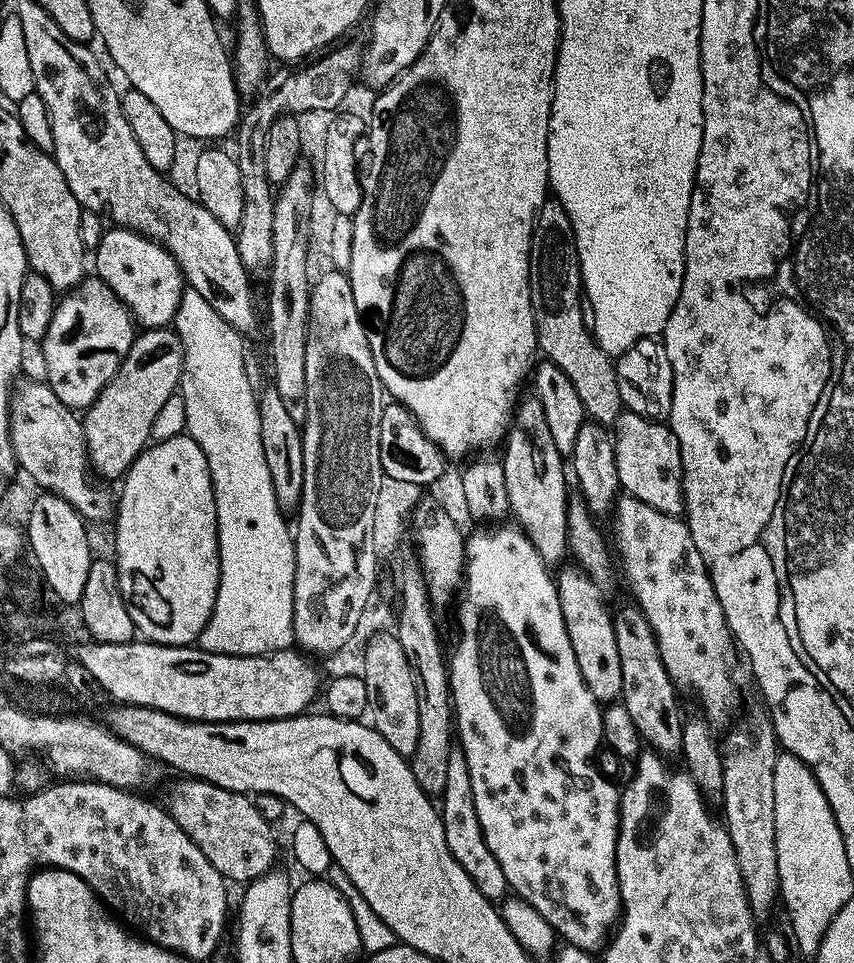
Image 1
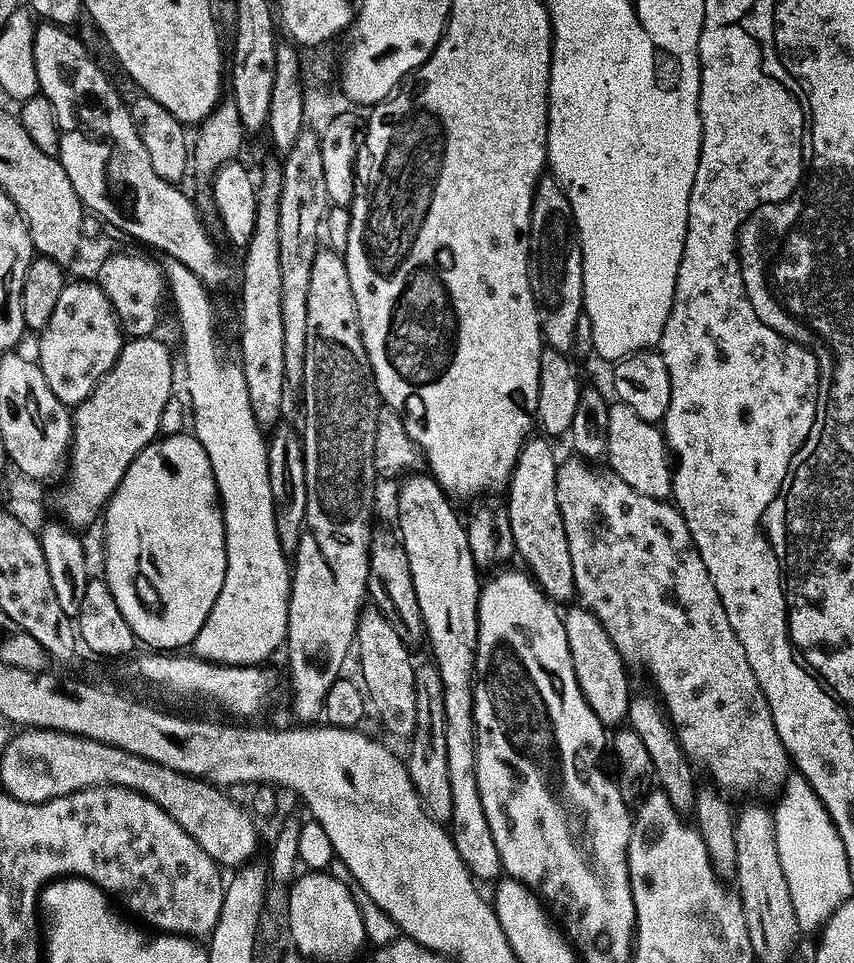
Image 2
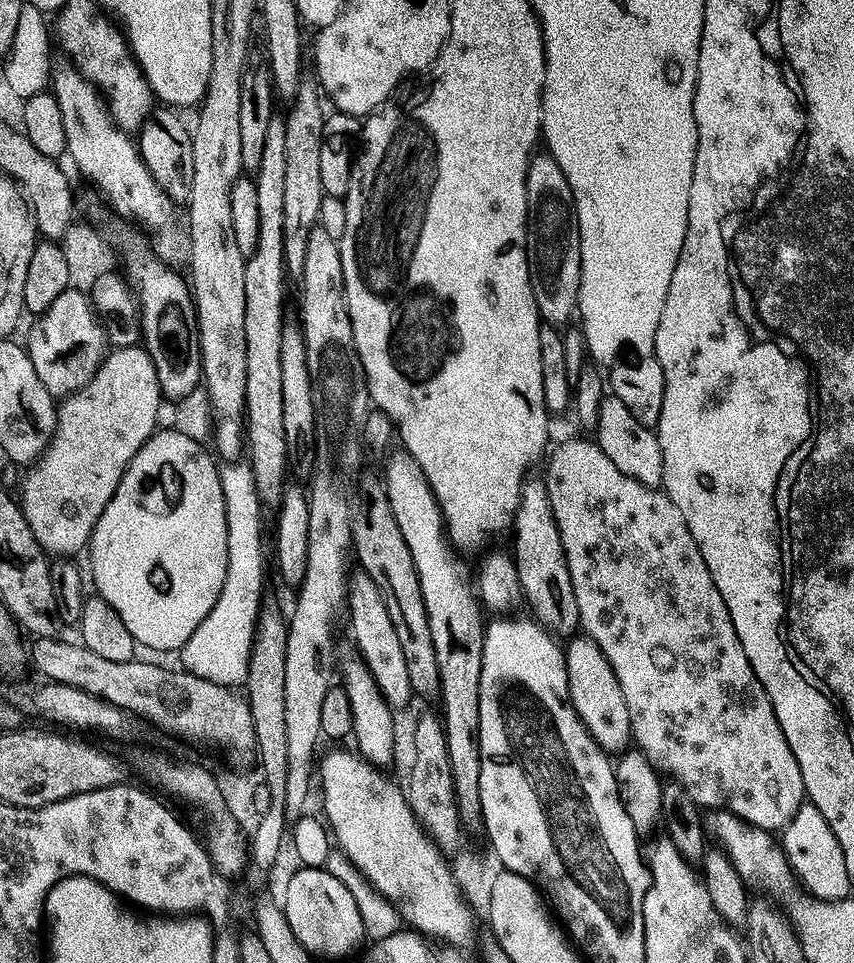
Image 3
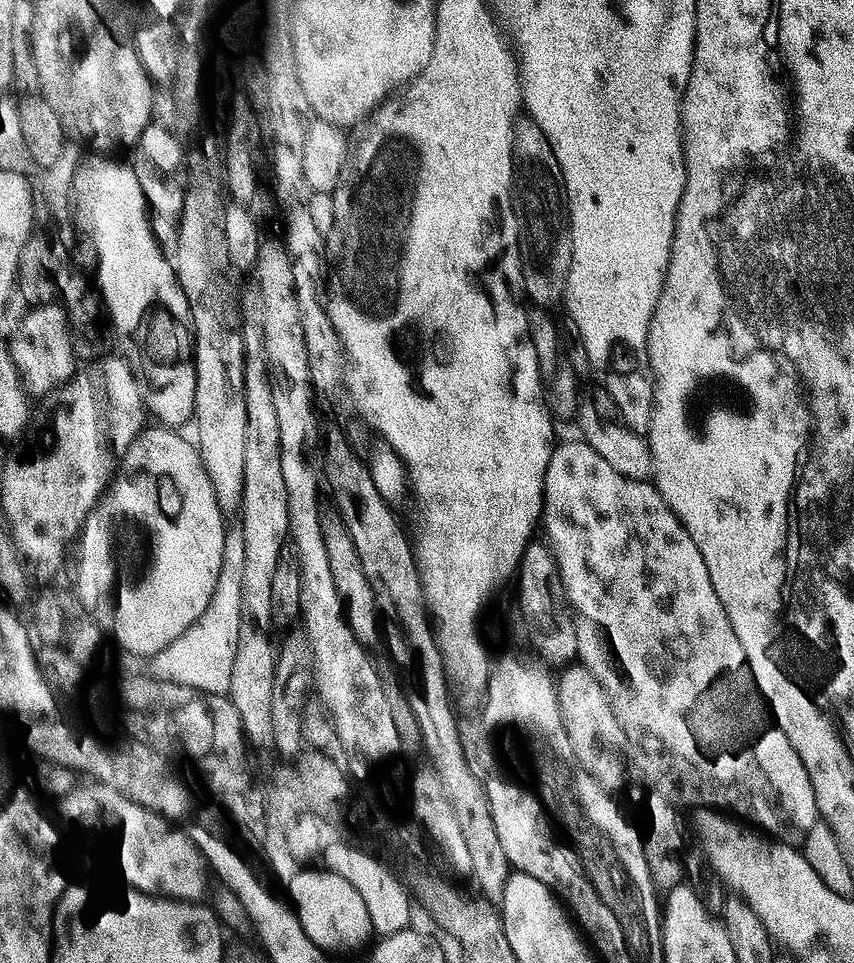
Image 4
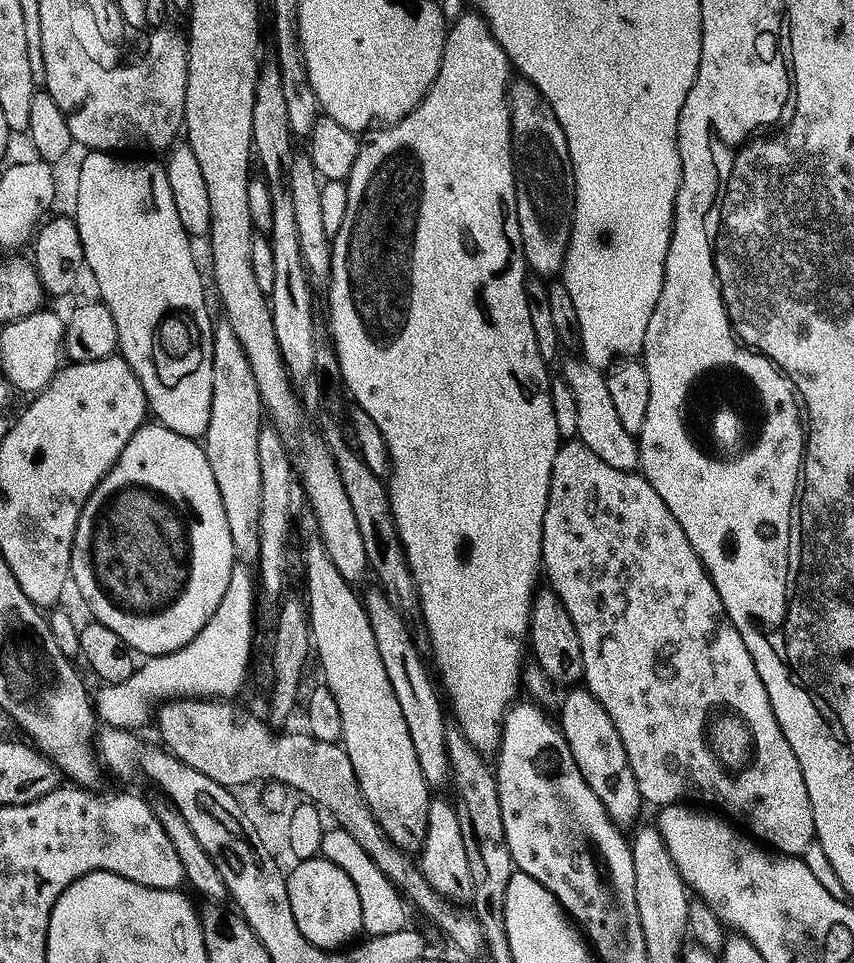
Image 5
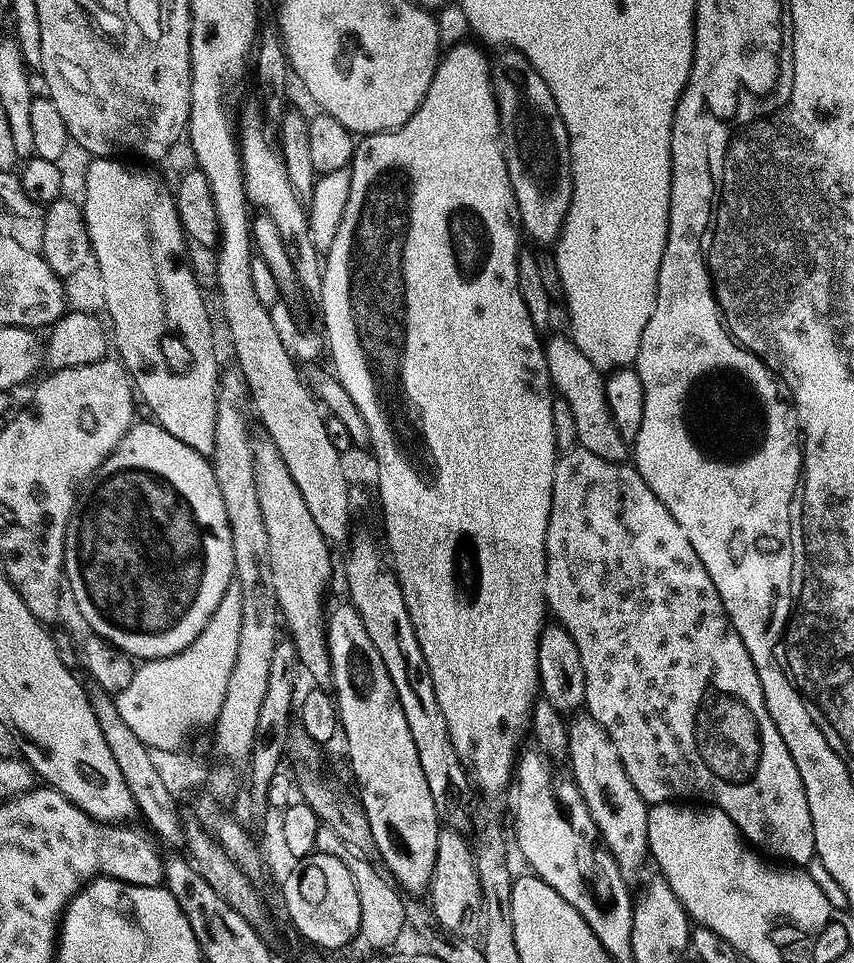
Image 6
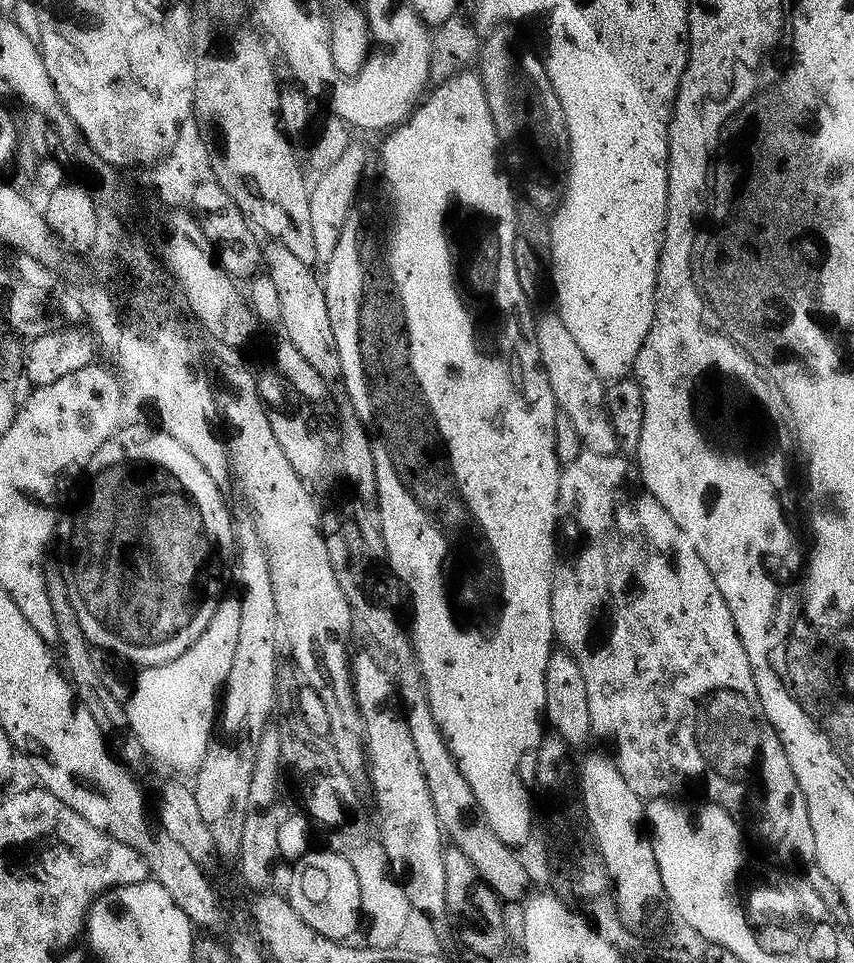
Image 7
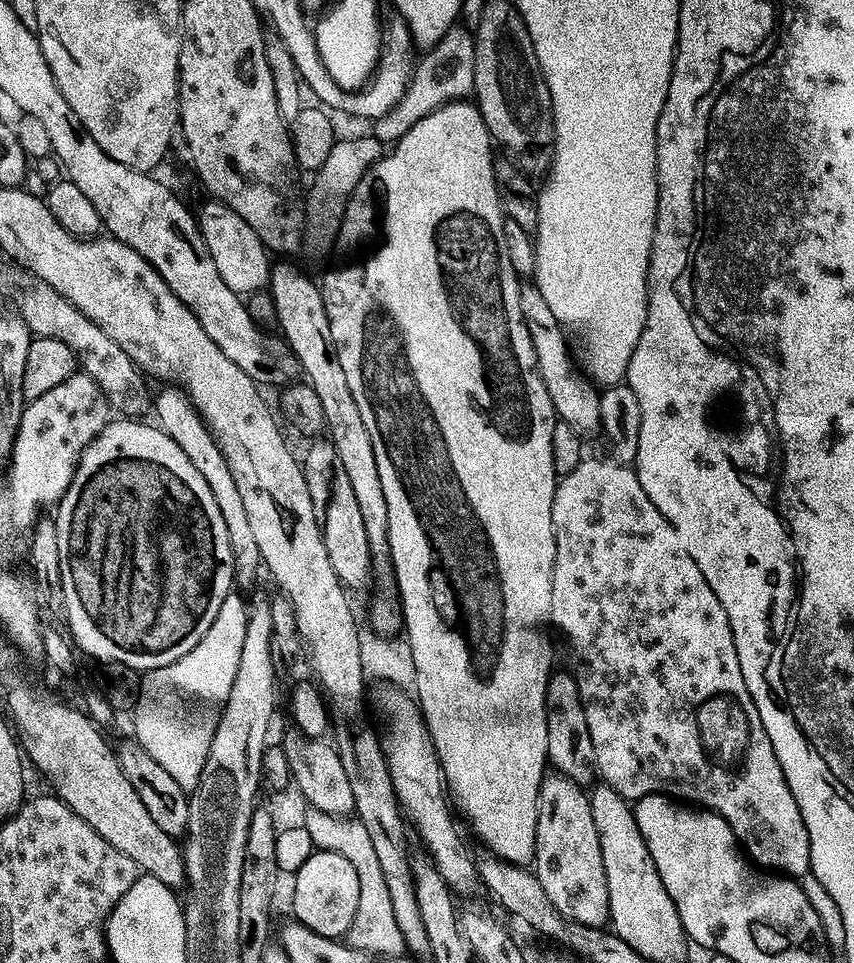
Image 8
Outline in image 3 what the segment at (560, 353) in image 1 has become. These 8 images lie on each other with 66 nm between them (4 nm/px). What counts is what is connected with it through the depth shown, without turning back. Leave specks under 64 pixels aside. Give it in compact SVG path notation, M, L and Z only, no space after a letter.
M537 151L528 162L526 206L528 207L528 273L541 321L548 326L561 326L560 324L564 323L567 325L569 323L567 320L577 315L580 302L580 233L576 230L576 207L570 182L566 182L566 174L562 174L558 162L547 151Z

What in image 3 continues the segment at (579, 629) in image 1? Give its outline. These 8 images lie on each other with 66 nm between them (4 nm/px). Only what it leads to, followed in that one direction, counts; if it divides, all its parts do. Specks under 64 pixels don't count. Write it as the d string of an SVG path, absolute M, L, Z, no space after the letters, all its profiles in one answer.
M577 634L567 641L564 648L564 669L568 675L568 698L586 726L591 743L605 753L624 752L632 740L630 714L626 698L622 698L622 686L618 686L618 678L610 662L606 662L606 654L602 654L593 640Z

